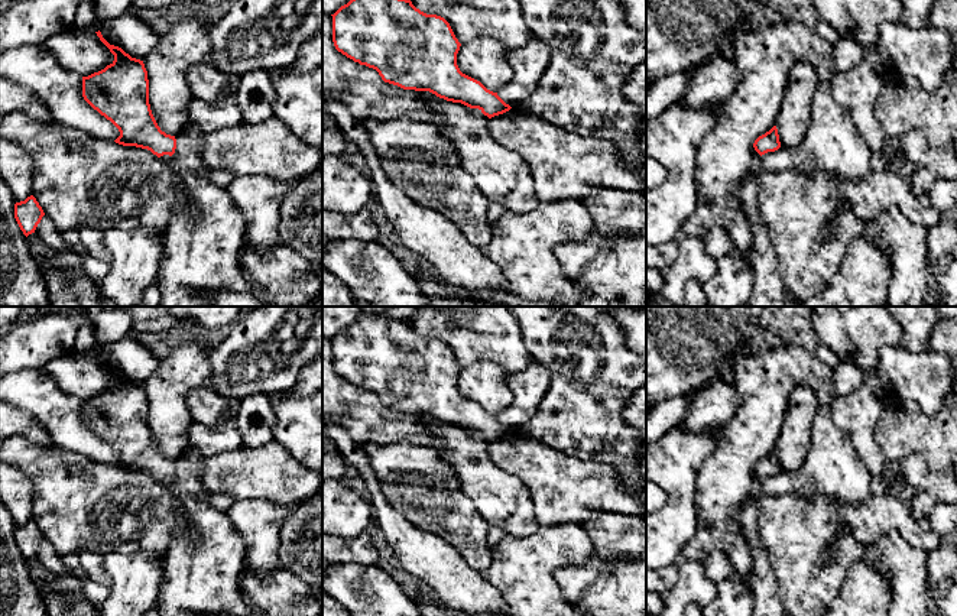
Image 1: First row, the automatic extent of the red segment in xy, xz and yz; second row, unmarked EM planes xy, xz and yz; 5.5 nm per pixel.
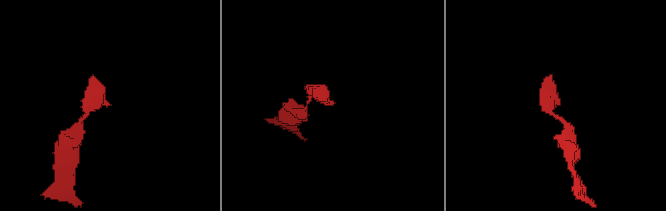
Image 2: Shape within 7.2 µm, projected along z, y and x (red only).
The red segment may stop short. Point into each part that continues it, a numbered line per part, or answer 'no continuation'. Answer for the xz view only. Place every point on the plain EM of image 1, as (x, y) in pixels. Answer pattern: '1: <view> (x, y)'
no continuation

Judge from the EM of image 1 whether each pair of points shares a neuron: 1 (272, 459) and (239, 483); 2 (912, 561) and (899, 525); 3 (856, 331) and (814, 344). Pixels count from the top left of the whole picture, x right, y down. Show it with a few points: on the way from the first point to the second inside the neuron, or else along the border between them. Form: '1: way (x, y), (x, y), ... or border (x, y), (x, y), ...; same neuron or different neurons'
1: way (263, 467), (258, 473), (247, 475); same neuron
2: border (895, 534), (899, 534), (912, 545), (927, 553); different neurons
3: border (811, 321), (813, 331), (840, 360); different neurons

